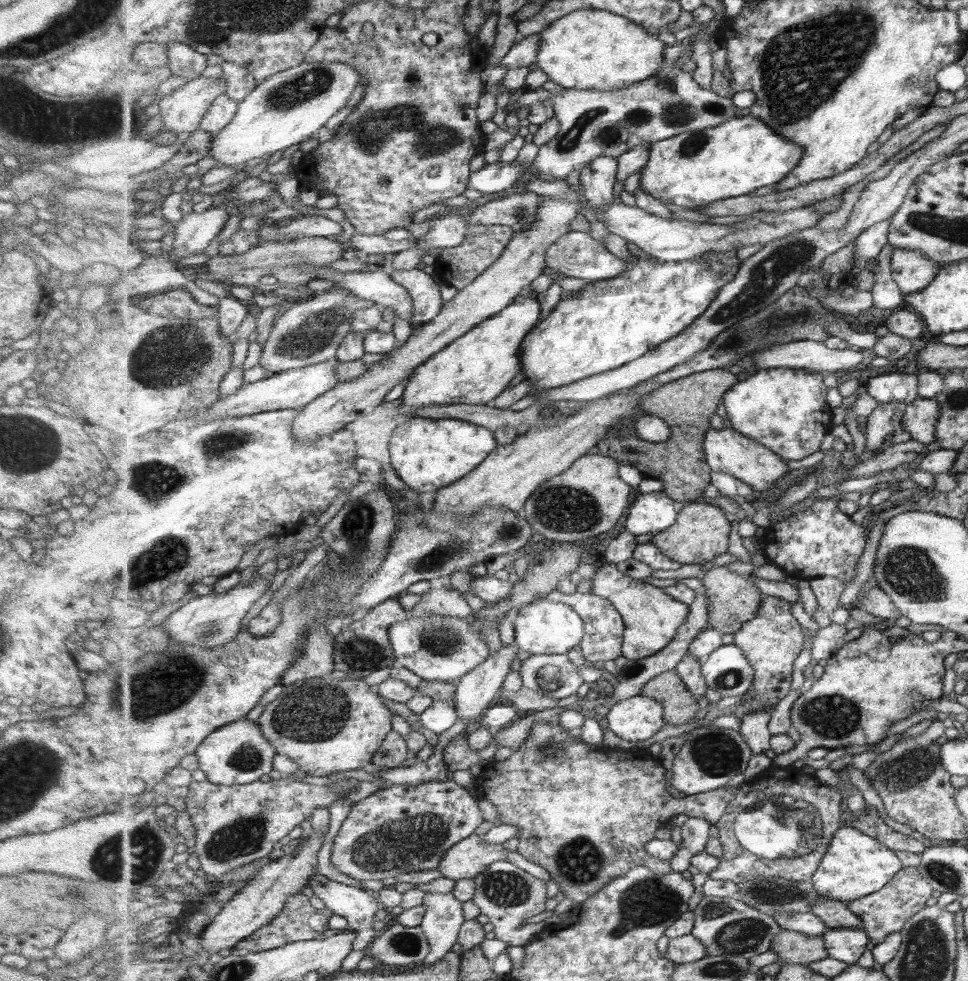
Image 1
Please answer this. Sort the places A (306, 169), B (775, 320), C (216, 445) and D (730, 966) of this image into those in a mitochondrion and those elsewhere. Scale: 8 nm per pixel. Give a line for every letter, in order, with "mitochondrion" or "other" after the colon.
A: other
B: mitochondrion
C: mitochondrion
D: mitochondrion

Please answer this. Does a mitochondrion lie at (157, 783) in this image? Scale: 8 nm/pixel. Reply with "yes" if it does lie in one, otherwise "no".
no

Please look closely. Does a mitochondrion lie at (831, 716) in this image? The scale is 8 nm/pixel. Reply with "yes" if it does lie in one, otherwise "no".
yes

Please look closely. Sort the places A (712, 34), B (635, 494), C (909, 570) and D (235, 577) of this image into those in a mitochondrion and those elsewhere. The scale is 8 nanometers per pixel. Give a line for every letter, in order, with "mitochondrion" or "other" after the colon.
A: other
B: other
C: mitochondrion
D: other

